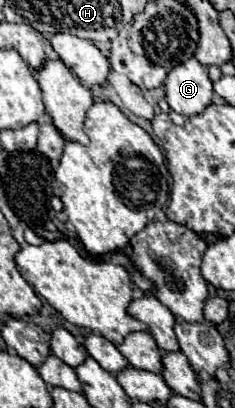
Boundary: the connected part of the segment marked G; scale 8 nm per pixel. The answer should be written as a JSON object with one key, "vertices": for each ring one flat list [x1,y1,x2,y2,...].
{"vertices":[[190,57,188,61,176,65,168,73,164,87,170,109,182,115,202,113,214,97,212,81,196,57]]}

